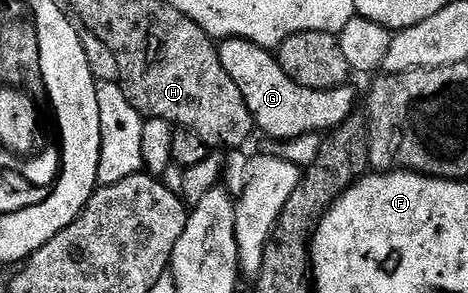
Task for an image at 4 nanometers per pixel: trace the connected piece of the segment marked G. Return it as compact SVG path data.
M225 40L218 45L218 50L221 66L225 66L225 74L237 82L241 98L245 98L245 106L249 106L249 114L255 119L256 129L271 136L272 141L292 140L314 132L326 134L341 127L356 111L355 92L351 86L329 90L297 86L297 82L281 70L278 59L252 40Z

